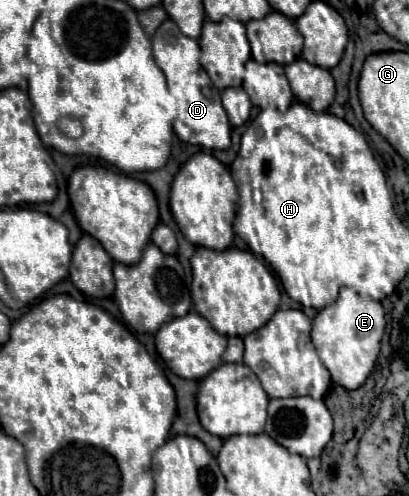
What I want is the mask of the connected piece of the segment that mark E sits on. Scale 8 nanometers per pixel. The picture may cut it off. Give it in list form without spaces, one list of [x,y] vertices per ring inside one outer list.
[[[341,289],[339,299],[317,313],[313,319],[311,341],[321,363],[329,369],[331,379],[347,391],[359,389],[371,375],[385,335],[385,311],[379,301],[363,297],[351,289]]]

